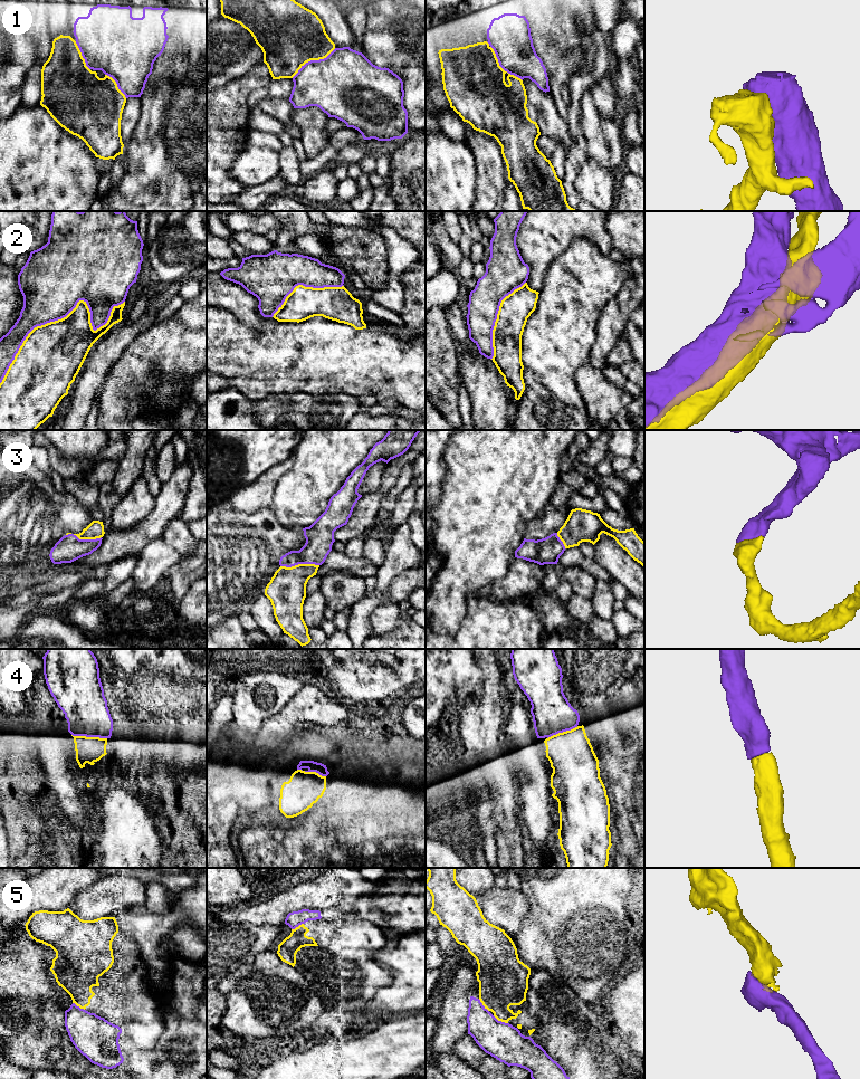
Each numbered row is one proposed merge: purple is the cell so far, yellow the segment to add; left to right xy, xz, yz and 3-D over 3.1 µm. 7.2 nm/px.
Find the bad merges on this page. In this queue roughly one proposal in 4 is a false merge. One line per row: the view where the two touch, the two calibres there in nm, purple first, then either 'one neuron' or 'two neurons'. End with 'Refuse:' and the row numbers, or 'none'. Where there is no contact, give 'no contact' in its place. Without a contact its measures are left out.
1: contact in yz; calibres 300 and 440 nm; one neuron
2: contact in xy; calibres 440 and 420 nm; one neuron
3: contact in xz; calibres 200 and 280 nm; one neuron
4: contact in xy; calibres 320 and 190 nm; one neuron
5: contact in yz; calibres 260 and 300 nm; two neurons
Refuse: 5

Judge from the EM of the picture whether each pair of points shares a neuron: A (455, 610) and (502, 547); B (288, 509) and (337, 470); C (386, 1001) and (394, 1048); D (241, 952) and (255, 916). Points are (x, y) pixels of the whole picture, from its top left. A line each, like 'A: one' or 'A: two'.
A: one
B: one
C: two
D: two

